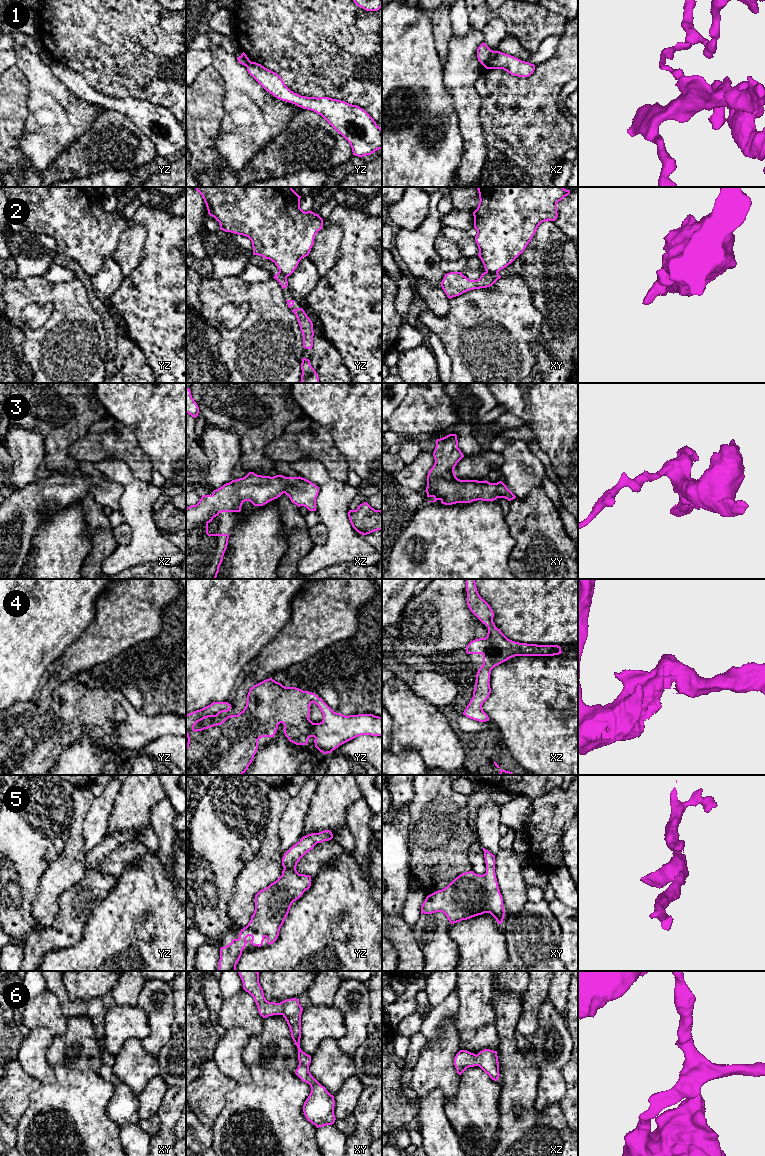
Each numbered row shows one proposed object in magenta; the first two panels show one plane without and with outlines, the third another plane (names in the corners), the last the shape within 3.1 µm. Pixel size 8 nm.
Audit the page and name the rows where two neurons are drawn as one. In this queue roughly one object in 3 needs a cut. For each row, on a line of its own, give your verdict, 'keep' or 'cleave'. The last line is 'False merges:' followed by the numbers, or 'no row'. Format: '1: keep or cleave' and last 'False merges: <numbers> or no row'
1: cleave
2: cleave
3: keep
4: keep
5: keep
6: keep
False merges: 1, 2

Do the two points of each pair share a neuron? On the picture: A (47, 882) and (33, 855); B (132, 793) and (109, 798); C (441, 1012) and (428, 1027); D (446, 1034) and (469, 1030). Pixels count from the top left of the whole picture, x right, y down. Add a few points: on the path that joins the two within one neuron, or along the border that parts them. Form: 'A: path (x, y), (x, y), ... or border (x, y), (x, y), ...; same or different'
A: border (56, 858), (40, 878), (35, 896); different
B: border (122, 785), (115, 799), (110, 819); different
C: path (437, 1016), (432, 1023); same
D: border (454, 1020), (461, 1049); different

